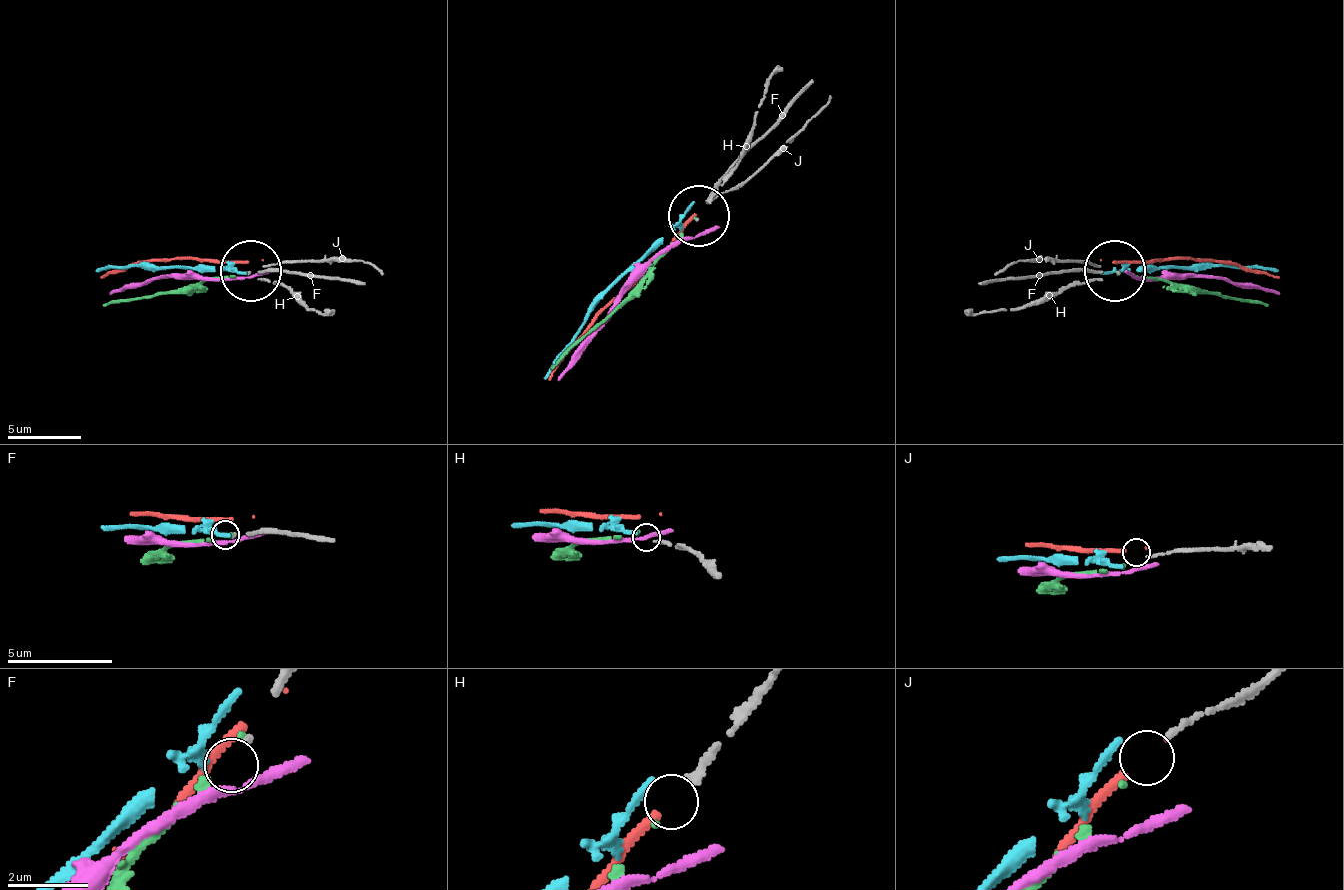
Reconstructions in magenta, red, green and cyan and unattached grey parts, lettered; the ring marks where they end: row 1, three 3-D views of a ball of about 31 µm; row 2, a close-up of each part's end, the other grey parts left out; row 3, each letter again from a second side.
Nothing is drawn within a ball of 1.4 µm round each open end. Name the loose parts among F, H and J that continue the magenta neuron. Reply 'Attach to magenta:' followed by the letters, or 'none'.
Attach to magenta: none

